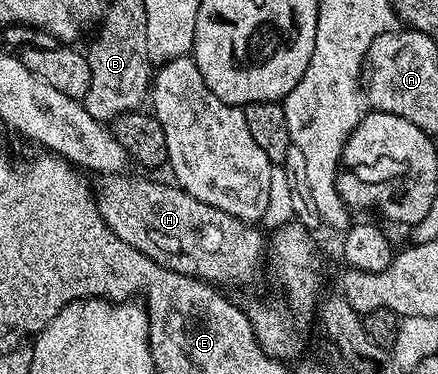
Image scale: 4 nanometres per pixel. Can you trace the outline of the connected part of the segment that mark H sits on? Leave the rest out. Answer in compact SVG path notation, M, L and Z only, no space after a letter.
M132 174L101 175L98 179L100 184L94 187L98 213L102 213L108 228L122 237L126 245L138 249L166 271L203 279L205 283L224 289L228 289L231 283L255 281L264 263L264 243L266 247L266 239L260 236L259 226L243 223L238 217L230 217L230 213L222 213L222 209L214 209L214 205L198 201L198 197L190 197L190 193L183 191L175 182L159 183L156 179L143 179Z

